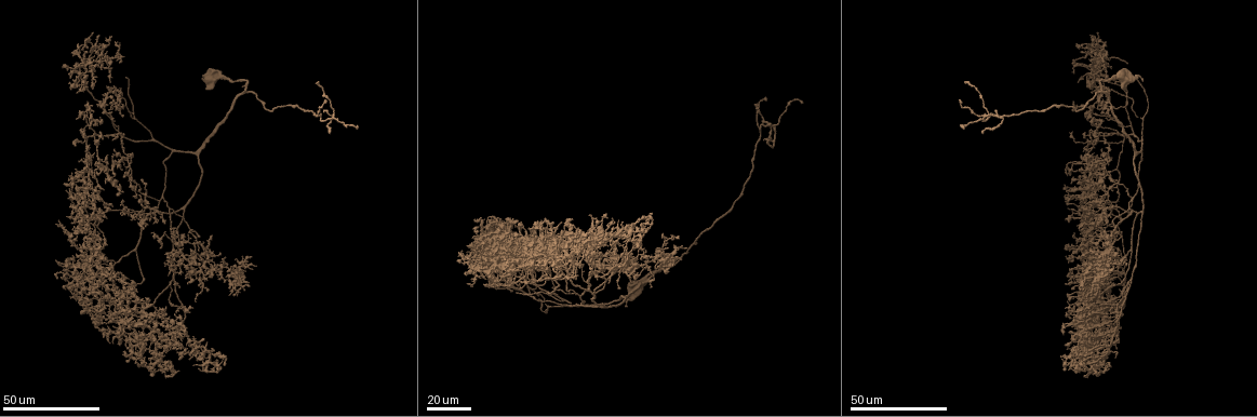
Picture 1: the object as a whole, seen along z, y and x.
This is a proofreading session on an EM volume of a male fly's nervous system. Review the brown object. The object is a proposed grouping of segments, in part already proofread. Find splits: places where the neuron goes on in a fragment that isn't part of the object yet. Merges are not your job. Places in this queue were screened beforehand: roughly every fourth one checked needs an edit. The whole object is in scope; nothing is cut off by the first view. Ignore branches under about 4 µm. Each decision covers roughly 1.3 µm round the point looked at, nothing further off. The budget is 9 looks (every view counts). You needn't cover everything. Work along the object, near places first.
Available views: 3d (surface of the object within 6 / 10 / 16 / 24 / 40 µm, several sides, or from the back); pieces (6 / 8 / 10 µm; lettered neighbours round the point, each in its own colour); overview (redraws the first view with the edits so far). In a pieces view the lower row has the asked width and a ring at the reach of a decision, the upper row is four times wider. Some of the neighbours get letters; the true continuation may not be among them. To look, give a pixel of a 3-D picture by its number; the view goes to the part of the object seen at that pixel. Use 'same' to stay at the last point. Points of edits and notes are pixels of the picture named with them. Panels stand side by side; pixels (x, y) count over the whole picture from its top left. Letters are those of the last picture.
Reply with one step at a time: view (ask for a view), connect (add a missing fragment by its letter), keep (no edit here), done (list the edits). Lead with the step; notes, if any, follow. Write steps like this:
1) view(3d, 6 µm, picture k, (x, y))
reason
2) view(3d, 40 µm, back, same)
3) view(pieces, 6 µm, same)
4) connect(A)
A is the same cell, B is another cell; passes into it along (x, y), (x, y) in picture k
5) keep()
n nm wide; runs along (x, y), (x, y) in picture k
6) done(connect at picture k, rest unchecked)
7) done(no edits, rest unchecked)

view(3d, 24 µm, picture 1, (1114, 250))
free end

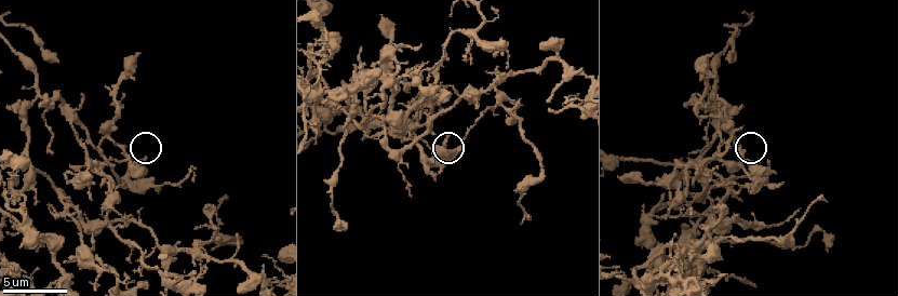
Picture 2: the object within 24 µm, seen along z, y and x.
view(pieces, 10 µm, picture 2, (448, 136))
see the neighbours

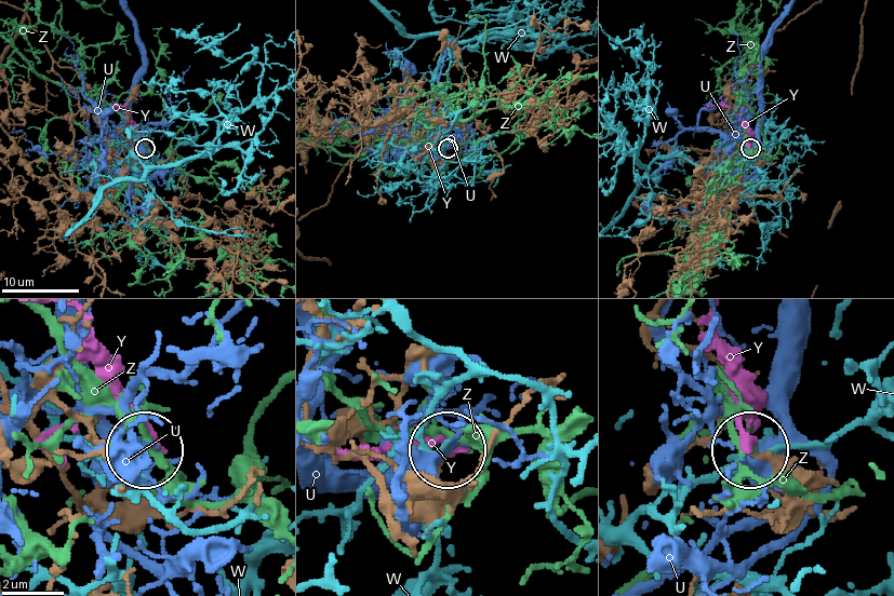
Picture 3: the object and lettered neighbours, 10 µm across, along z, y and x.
keep()
U, W, Y and Z are other cells; none of them fits

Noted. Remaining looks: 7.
view(3d, 40 µm, picture 1, (115, 119))

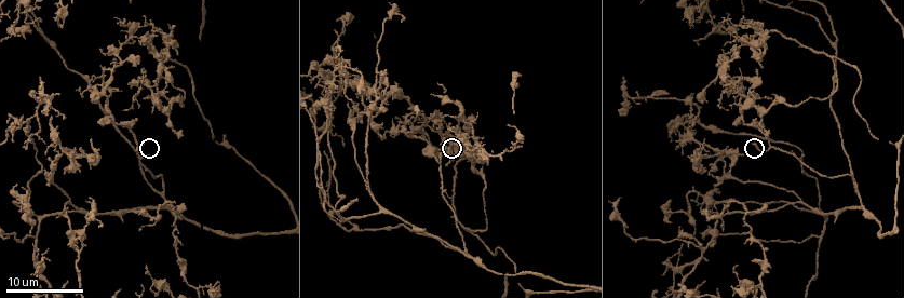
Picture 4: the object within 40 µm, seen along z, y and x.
view(3d, 10 µm, picture 4, (144, 145))

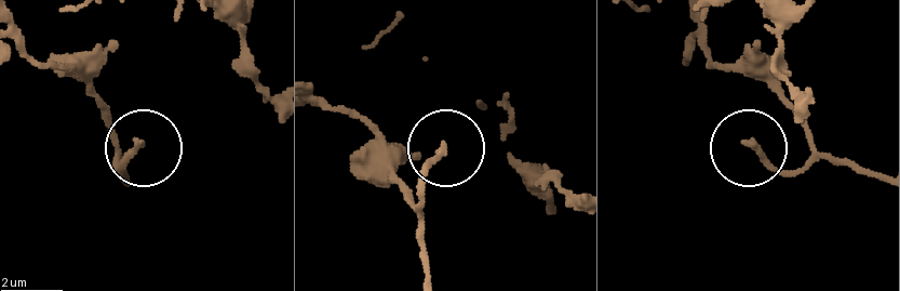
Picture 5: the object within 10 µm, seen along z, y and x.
view(pieces, 8 µm, picture 5, (444, 146))

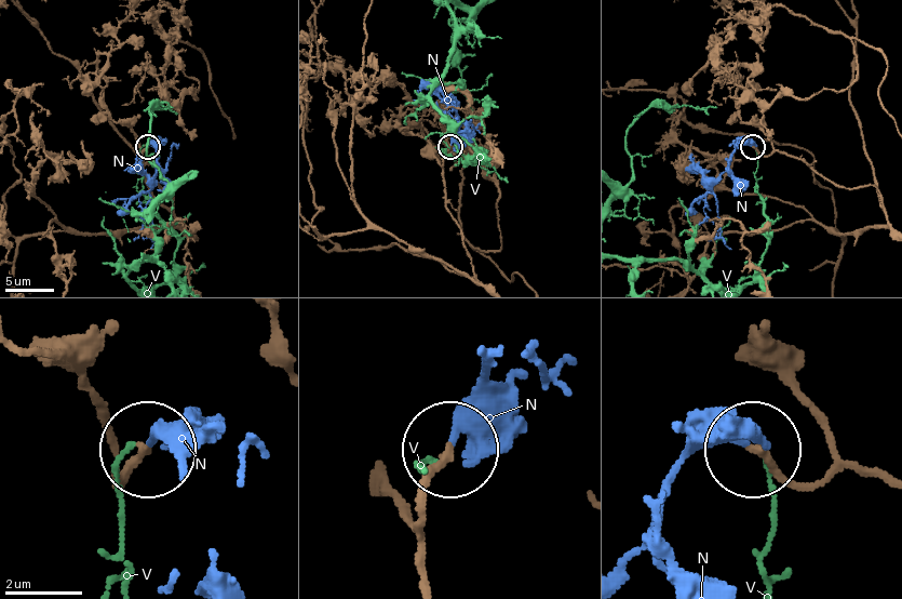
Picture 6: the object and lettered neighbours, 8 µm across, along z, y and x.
connect(N)
N is the same cell, V is another cell; passes into it along (421, 543), (421, 488), (467, 420), (480, 353) in picture 6; it goes on there

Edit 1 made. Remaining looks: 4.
view(3d, 40 µm, picture 1, (1097, 170))
branch stops here

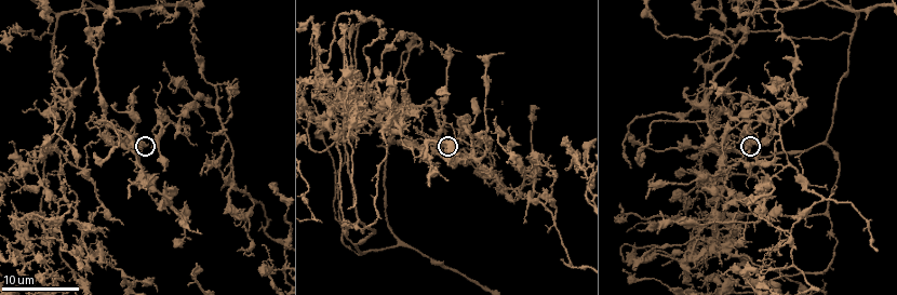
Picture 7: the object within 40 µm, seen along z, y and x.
view(pieces, 10 µm, picture 7, (146, 147))
see the neighbours

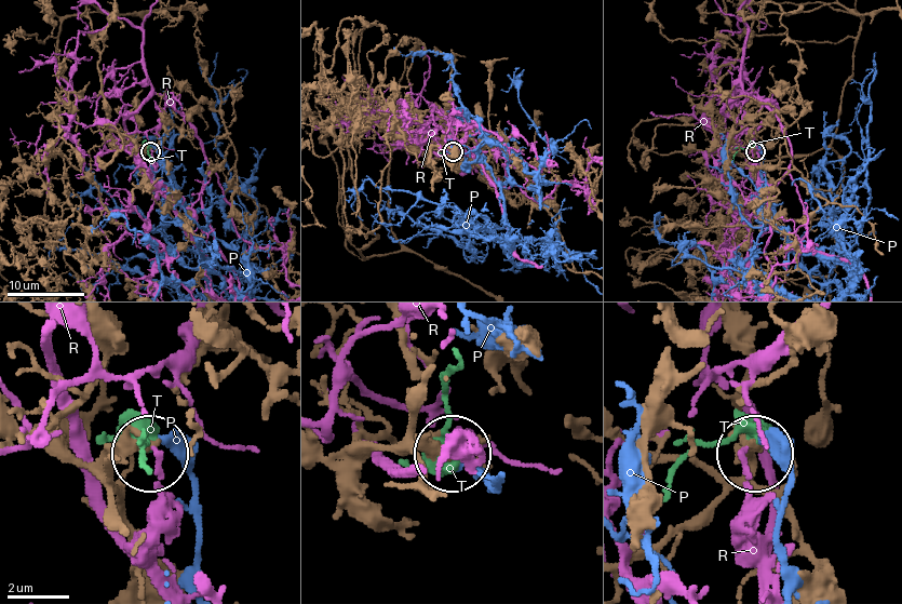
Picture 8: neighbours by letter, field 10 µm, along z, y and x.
keep()
P, R and T are other cells; no lettered fragment goes on from it

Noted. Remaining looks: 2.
view(pieces, 10 µm, picture 4, (755, 70))
branch stops here

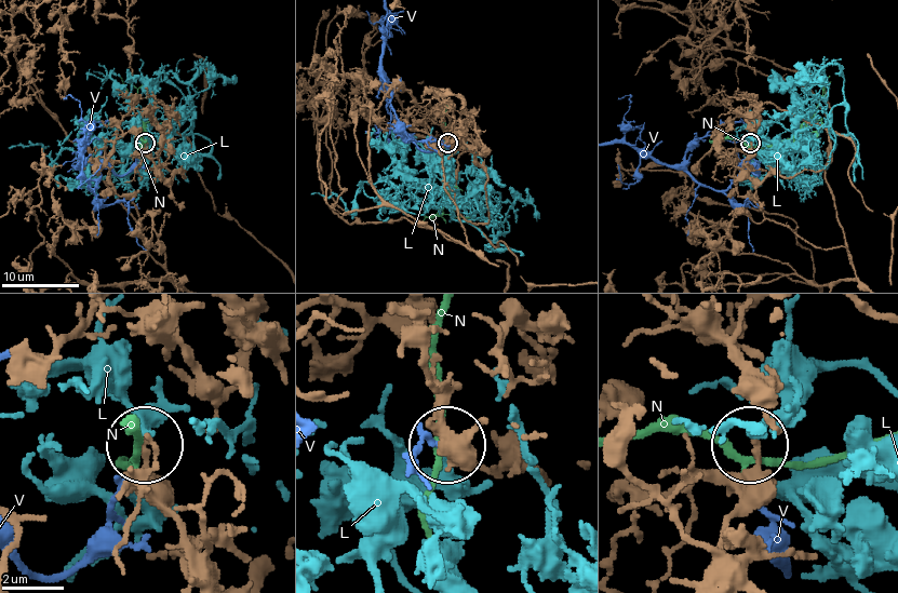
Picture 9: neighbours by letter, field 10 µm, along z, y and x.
keep()
L, N and V are other cells; no lettered fragment goes on from it

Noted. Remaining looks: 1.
done(connect at picture 6, rest unchecked)

